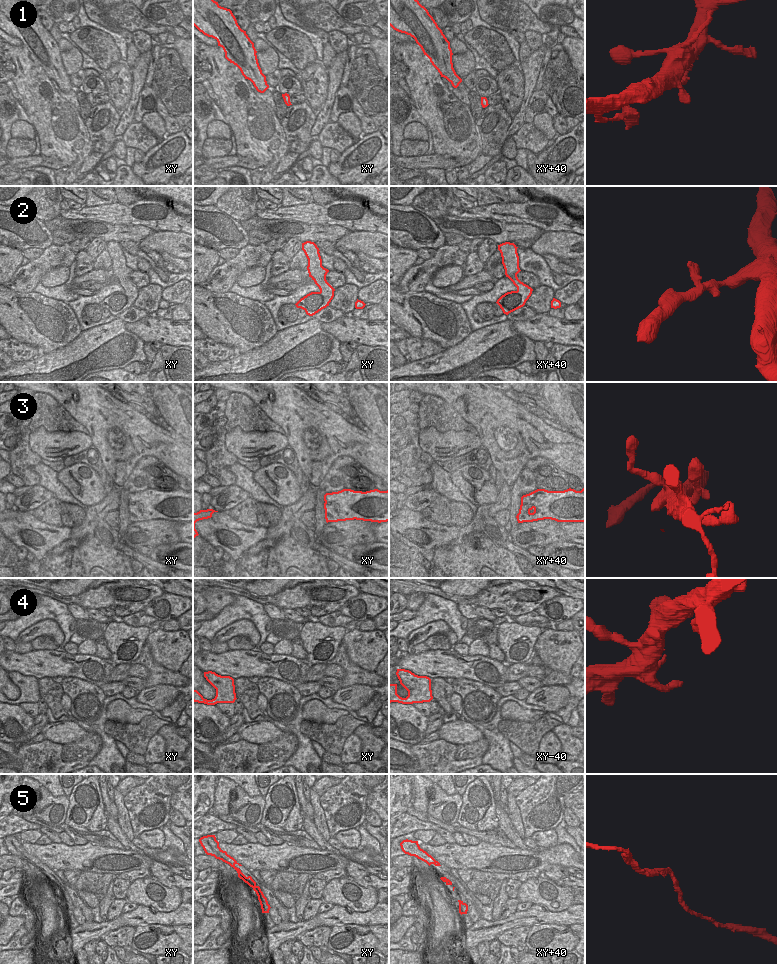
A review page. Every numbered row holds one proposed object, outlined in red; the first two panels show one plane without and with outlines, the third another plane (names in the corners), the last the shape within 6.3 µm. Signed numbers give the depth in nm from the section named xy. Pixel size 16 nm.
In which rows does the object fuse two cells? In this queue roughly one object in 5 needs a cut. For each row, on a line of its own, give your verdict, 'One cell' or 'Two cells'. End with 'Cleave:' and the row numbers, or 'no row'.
1: One cell
2: One cell
3: One cell
4: One cell
5: One cell
Cleave: no row.

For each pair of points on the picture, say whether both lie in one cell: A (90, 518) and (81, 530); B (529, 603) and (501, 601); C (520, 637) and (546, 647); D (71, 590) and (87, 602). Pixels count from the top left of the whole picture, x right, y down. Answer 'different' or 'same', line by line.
A: same
B: same
C: different
D: different

